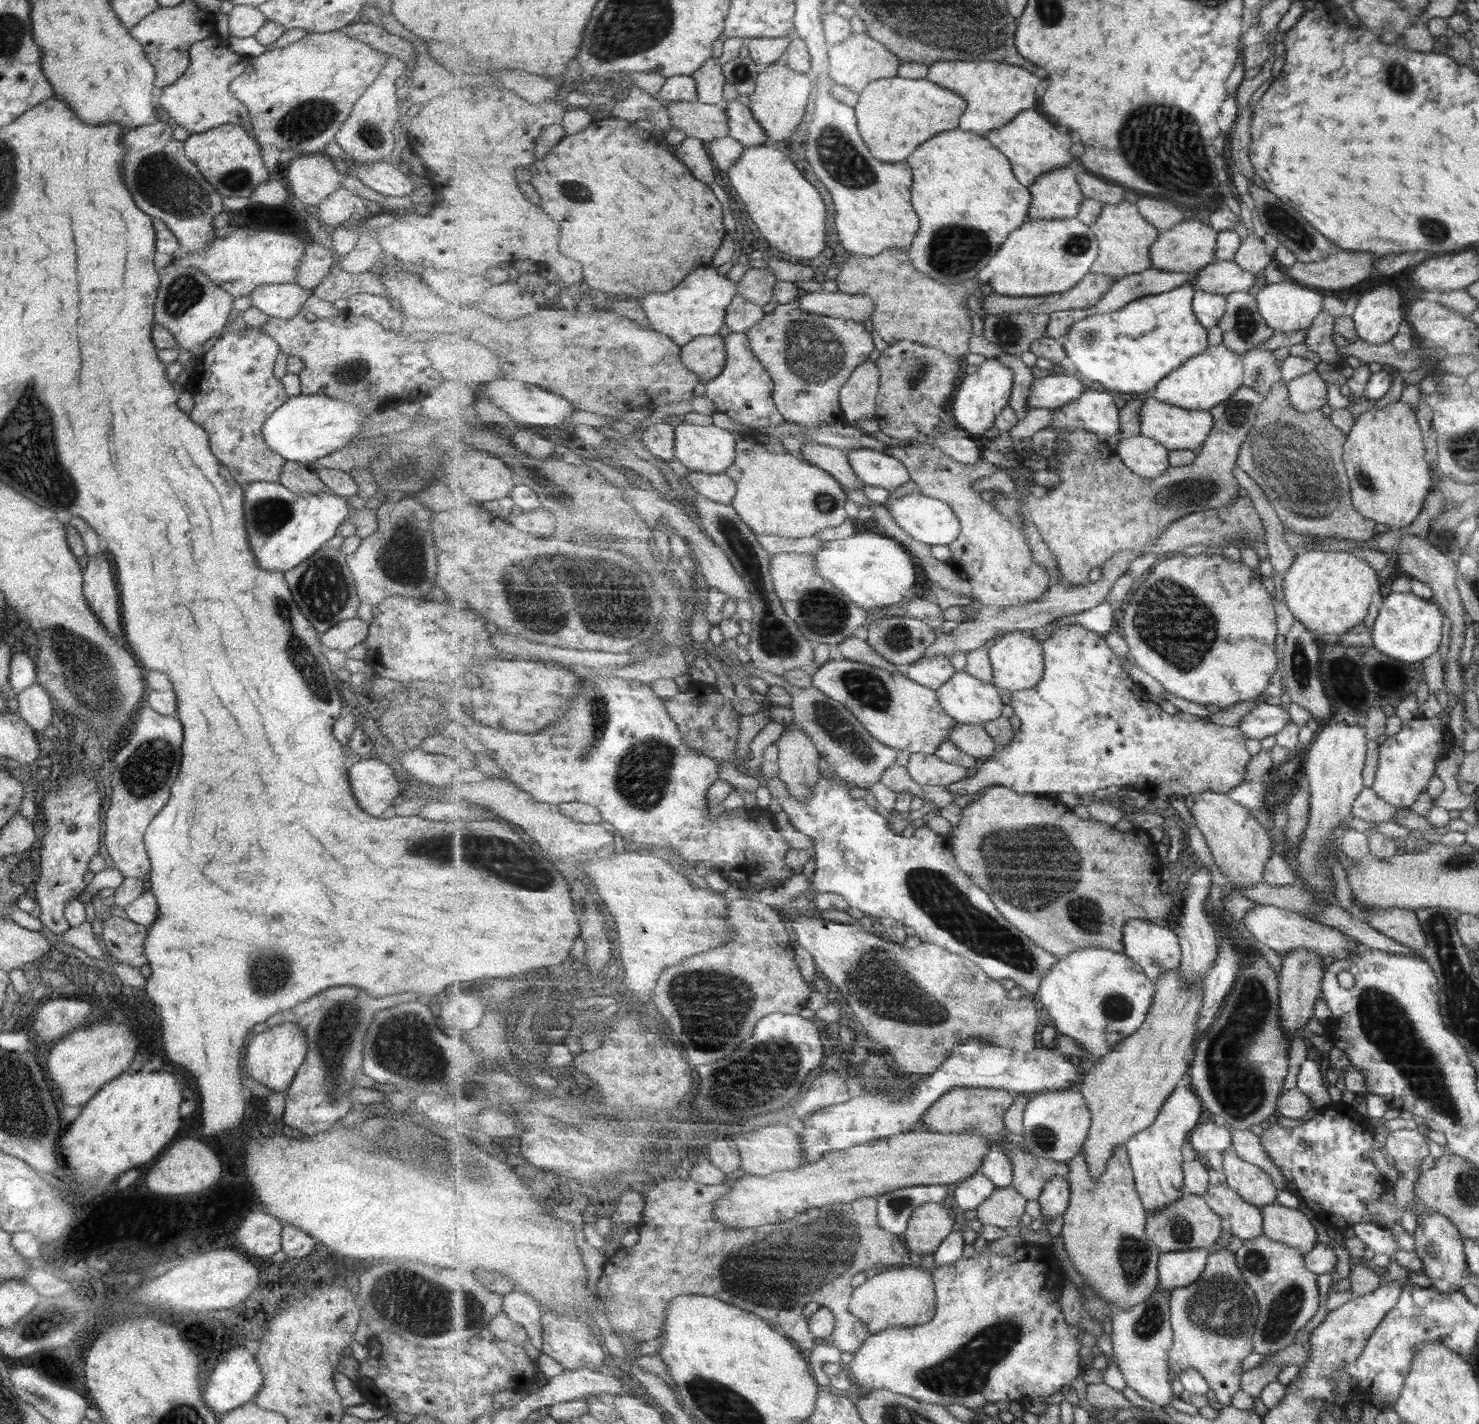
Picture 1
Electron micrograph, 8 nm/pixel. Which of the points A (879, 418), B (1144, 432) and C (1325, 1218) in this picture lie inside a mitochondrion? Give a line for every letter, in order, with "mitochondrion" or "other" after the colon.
A: other
B: other
C: other

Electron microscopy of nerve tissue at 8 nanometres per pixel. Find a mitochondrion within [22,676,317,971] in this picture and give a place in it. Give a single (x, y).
(144, 770)

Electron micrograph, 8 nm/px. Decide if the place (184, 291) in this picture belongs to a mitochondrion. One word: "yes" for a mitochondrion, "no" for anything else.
yes

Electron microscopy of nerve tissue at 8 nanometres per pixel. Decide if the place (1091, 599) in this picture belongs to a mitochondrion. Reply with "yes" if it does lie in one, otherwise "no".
no

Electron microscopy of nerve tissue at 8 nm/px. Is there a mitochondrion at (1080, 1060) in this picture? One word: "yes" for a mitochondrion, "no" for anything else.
no

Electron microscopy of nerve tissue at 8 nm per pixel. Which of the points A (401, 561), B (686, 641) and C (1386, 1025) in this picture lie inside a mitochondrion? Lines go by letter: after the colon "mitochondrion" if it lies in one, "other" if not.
A: mitochondrion
B: other
C: mitochondrion

